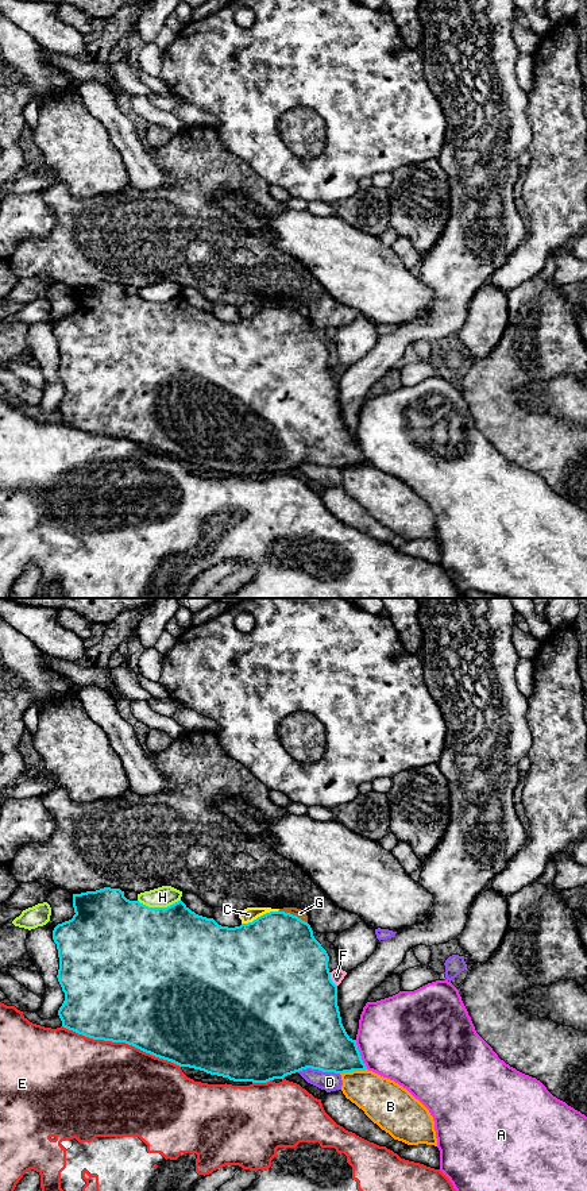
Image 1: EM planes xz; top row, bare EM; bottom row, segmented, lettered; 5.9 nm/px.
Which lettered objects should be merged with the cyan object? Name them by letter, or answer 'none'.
none

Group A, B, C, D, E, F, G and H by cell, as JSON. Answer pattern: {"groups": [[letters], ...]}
{"groups": [["A"], ["B"], ["C", "F", "G"], ["D"], ["E"], ["H"]]}

